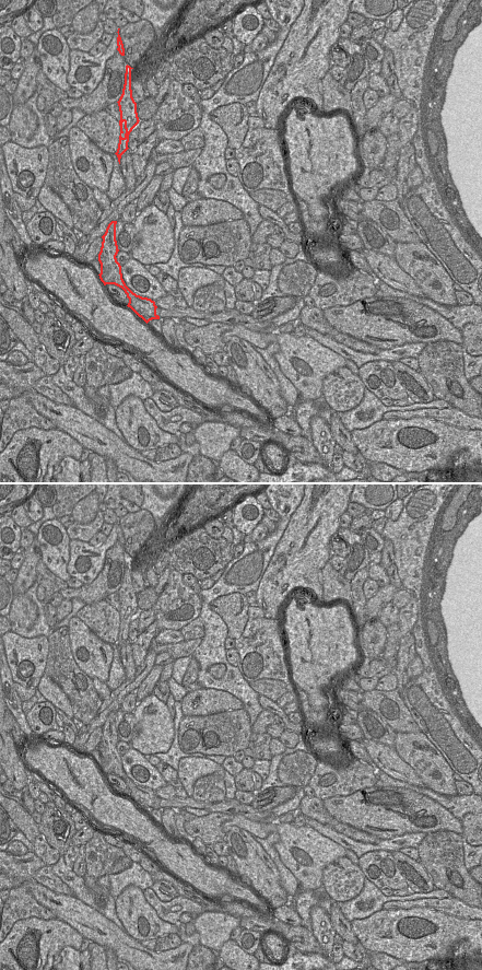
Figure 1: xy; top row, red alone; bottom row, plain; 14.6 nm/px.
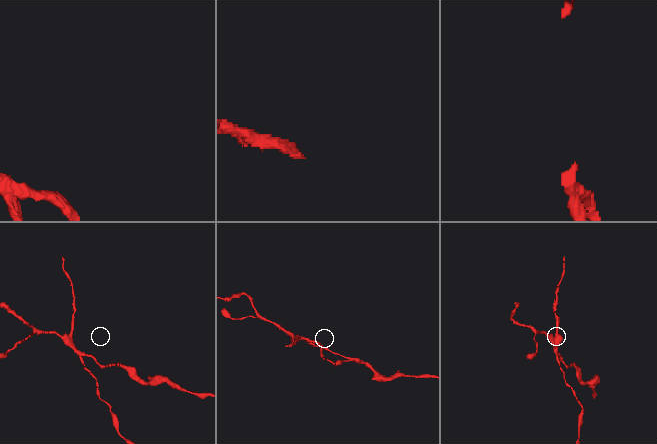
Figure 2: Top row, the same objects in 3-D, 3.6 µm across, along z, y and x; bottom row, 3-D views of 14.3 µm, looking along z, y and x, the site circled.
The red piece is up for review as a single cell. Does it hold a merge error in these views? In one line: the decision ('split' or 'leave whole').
split

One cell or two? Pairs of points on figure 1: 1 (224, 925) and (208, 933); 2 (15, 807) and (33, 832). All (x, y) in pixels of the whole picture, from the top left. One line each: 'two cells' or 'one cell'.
1: one cell
2: one cell

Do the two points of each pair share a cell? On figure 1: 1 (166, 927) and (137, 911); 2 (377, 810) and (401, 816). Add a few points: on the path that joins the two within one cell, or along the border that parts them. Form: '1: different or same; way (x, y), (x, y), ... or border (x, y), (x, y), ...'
1: same; way (159, 923), (151, 922), (144, 915)
2: same; way (383, 811), (396, 811)

